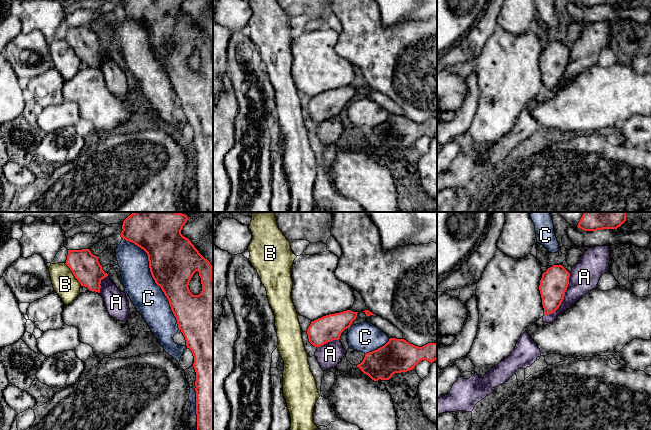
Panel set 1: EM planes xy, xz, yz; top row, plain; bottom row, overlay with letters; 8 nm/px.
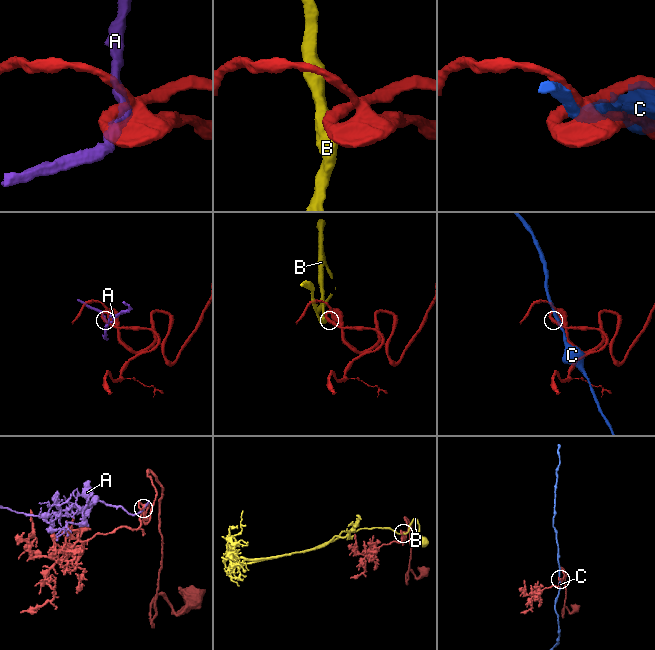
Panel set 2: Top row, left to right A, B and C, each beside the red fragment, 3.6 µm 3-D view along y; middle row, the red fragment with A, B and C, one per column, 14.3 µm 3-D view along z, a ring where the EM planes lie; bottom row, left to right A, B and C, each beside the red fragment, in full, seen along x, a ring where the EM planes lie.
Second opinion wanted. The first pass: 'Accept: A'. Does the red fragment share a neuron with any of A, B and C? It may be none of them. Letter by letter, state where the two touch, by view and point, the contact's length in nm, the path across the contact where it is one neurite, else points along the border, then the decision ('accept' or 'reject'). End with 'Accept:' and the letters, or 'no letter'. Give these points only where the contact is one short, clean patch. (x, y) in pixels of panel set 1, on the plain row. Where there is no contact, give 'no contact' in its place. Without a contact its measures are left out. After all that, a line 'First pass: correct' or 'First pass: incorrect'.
A: contact yz (563, 73); length 400 nm; accept
B: contact xy (73, 50); length 240 nm; border xy (64, 39), (81, 61); reject
C: contact xy (153, 54); length 850 nm; reject
Accept: A
First pass: correct

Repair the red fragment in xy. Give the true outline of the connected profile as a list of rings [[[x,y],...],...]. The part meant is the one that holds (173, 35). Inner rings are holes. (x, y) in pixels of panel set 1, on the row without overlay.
[[[123,0],[121,13],[148,31],[155,59],[167,73],[194,132],[199,212],[213,212],[213,55],[212,41],[181,10],[185,0]],[[198,47],[202,67],[193,71],[189,58]]]

